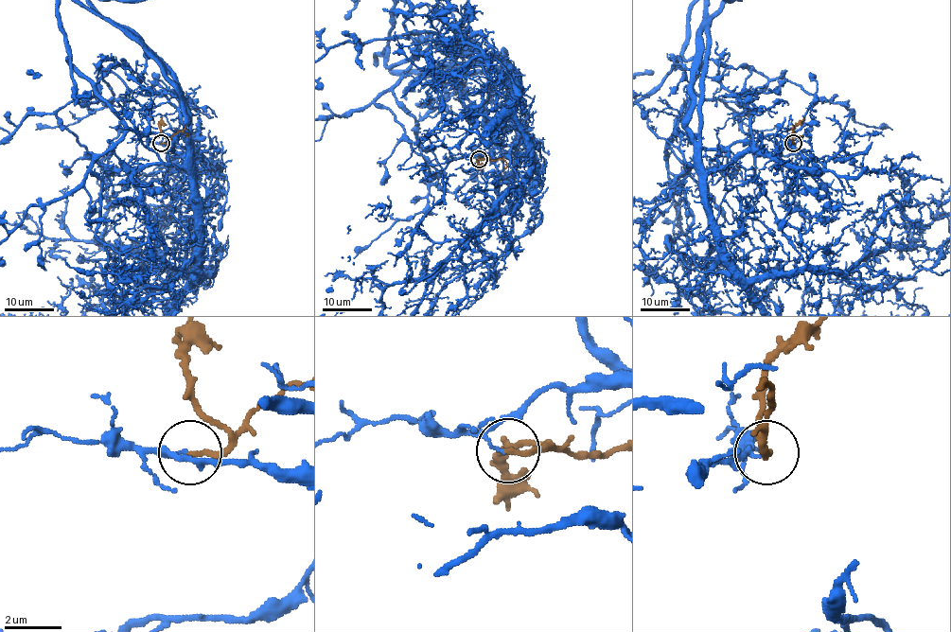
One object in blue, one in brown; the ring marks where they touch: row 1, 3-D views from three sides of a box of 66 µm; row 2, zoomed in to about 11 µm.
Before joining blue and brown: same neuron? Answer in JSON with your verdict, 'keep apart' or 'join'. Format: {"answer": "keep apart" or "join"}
{"answer": "keep apart"}

